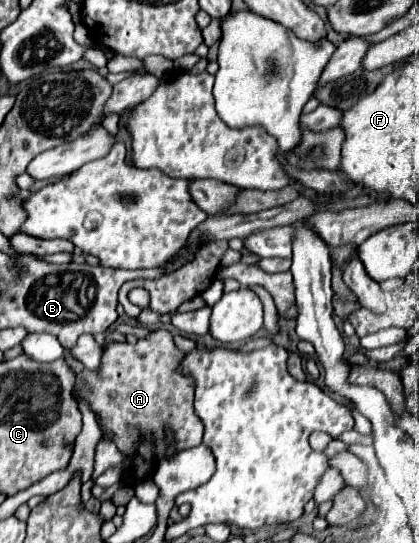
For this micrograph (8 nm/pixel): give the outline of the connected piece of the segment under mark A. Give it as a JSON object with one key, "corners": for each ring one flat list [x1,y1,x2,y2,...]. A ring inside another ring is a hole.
{"corners":[[155,330,147,338,139,338,135,344,109,344,103,350,99,370,83,370,75,378,75,398,89,404,93,414,99,418,101,432,111,436,117,448,127,456,121,466,105,470,97,478,97,486,109,488,117,482,129,482,135,486,147,480,157,464,169,458,165,454,165,446,169,446,167,432,173,434,177,450,187,450,201,444,203,422,193,410,193,378,179,372,183,358,185,352,175,348,173,334,169,330],[105,394,113,396,113,400,105,398]]}

